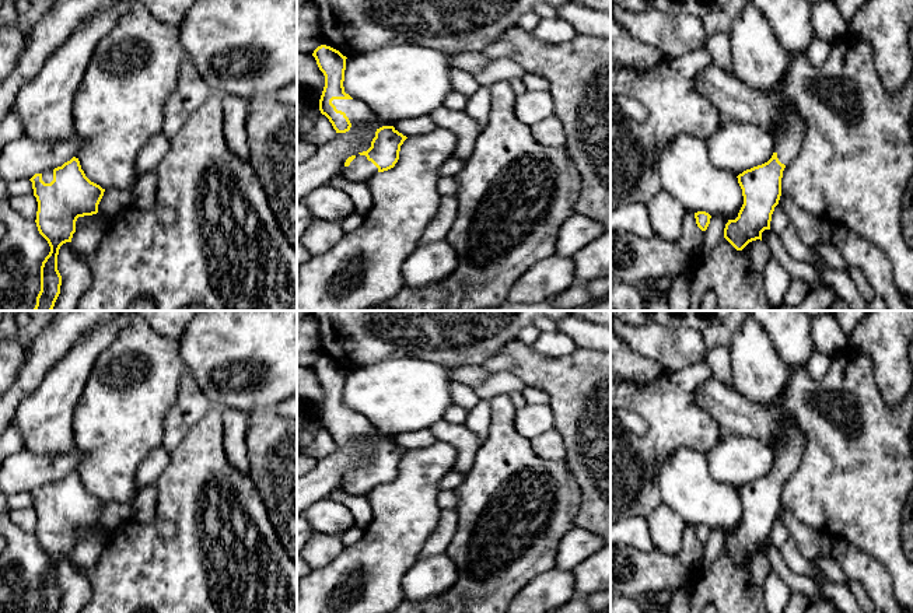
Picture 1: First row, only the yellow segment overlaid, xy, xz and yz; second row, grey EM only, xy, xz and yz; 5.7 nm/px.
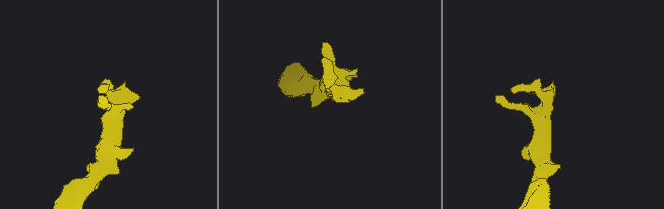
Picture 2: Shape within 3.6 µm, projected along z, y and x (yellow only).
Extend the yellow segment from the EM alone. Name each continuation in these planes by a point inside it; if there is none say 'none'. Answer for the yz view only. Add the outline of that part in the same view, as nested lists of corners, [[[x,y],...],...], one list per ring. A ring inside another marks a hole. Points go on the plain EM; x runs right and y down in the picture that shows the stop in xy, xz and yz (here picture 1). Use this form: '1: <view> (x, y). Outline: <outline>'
1: yz (787, 451). Outline: [[[791,416],[784,418],[781,432],[772,445],[772,451],[779,474],[787,479],[797,470],[804,453],[804,435]]]

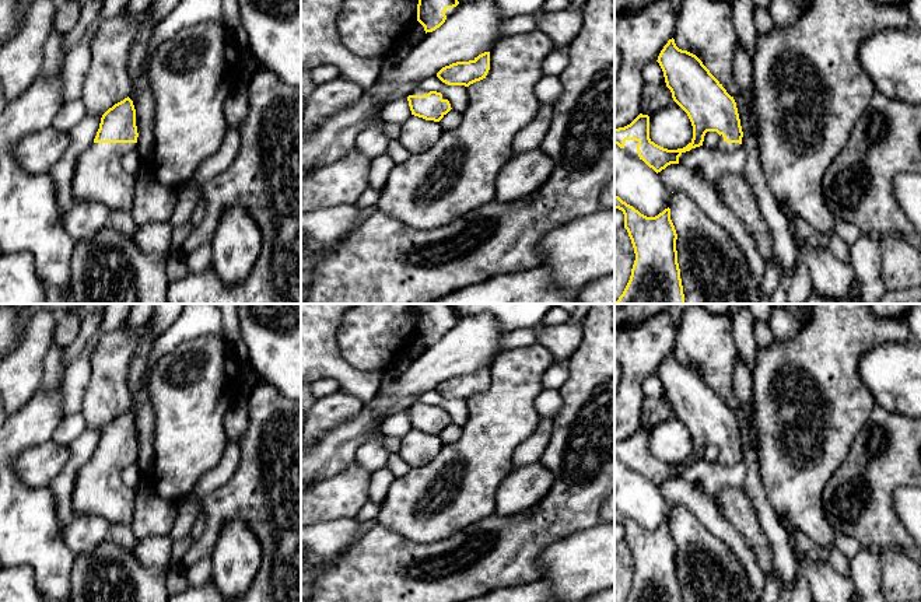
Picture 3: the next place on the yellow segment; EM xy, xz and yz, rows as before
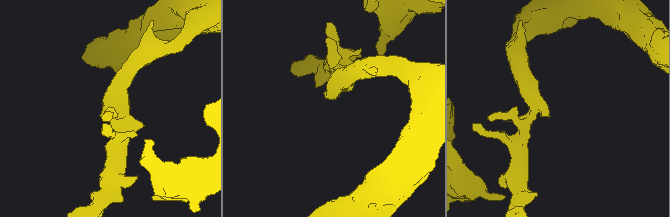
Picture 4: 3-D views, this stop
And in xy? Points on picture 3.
1: xy (98, 492). Outline: [[[91,456],[78,470],[71,494],[73,512],[99,517],[108,524],[132,525],[136,489],[122,482],[122,472],[137,456]]]

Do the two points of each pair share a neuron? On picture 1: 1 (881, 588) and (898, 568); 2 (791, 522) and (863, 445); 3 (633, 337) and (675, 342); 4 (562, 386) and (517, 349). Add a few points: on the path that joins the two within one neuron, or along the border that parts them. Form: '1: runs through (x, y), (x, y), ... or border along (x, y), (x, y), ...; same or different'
1: border along (868, 553), (884, 566), (896, 598); different
2: border along (782, 505), (801, 522), (826, 531); different
3: runs through (643, 339), (665, 342); same
4: runs through (551, 375), (541, 372), (528, 360); same

